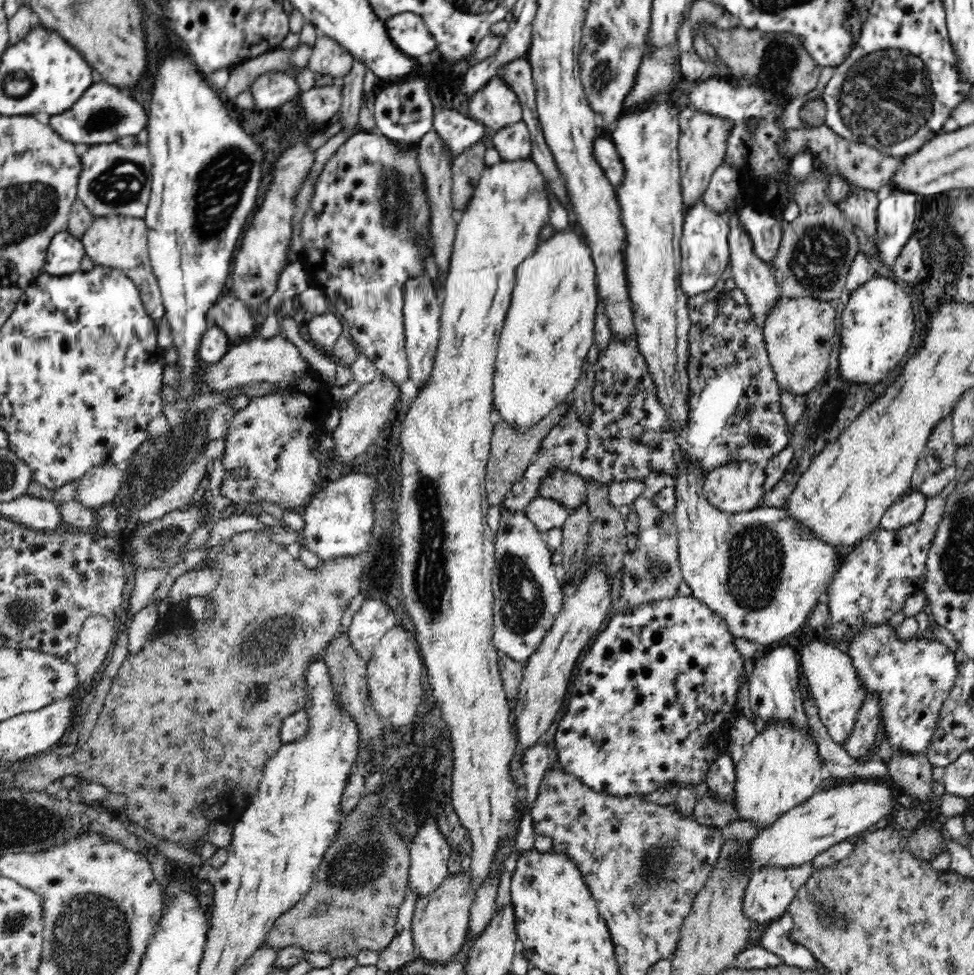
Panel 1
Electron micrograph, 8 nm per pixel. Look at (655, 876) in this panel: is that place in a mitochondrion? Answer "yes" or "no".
yes

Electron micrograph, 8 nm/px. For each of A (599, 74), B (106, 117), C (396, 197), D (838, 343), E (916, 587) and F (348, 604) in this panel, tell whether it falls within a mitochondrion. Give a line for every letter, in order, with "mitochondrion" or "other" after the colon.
A: mitochondrion
B: mitochondrion
C: mitochondrion
D: other
E: other
F: other

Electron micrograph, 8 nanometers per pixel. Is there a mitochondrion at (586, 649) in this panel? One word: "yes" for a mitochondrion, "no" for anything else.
no

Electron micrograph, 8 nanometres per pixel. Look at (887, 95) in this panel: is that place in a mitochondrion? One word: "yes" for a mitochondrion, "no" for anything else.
yes

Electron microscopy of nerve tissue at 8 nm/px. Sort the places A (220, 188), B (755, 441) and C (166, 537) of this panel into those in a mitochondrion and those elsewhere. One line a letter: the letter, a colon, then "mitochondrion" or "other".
A: mitochondrion
B: mitochondrion
C: mitochondrion

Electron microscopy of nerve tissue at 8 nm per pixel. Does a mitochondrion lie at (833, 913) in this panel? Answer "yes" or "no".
yes

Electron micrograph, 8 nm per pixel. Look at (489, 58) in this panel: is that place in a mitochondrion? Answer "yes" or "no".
no

